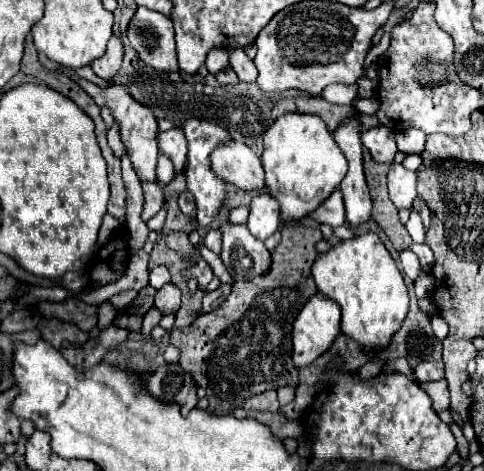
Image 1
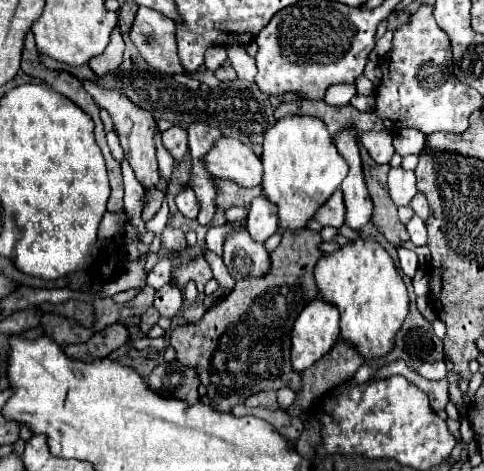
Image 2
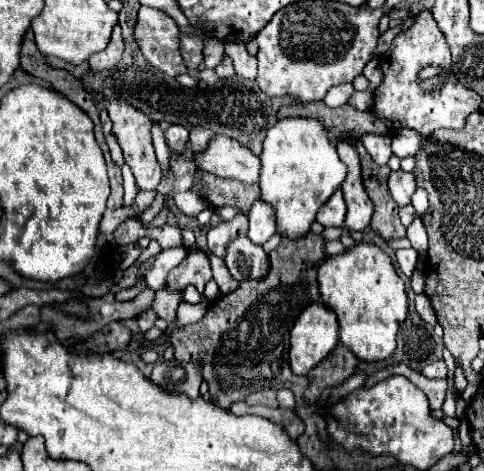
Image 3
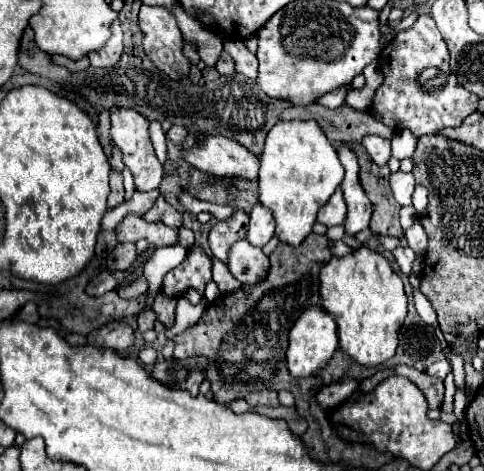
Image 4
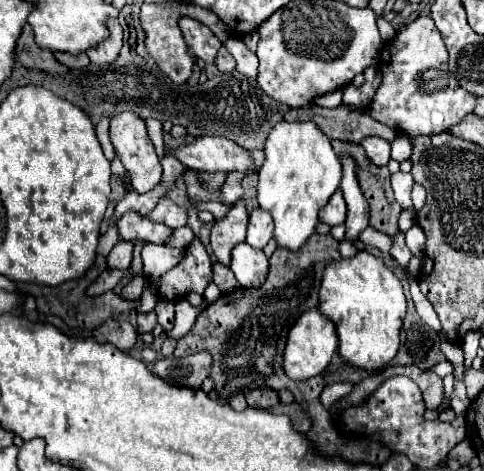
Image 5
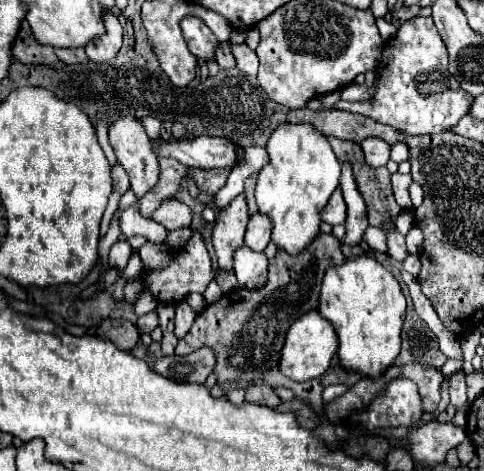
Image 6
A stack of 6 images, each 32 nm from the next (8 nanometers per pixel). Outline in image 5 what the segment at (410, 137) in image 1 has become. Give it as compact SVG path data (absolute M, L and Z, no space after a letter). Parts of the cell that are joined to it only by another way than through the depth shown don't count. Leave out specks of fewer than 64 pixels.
M402 132L394 142L392 142L392 158L402 162L402 160L408 160L410 154L412 154L412 144L410 144L410 134Z

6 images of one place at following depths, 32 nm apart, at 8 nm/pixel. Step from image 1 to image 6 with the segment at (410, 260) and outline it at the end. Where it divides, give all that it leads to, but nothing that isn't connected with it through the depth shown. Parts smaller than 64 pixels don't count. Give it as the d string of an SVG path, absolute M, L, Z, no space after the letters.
M390 230L390 232L386 232L386 236L388 236L388 254L394 256L398 262L404 262L410 256L404 236L398 230Z

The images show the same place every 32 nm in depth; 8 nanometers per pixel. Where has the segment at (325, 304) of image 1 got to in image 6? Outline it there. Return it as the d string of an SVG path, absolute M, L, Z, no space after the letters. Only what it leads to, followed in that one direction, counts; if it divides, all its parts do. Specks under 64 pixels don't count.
M318 310L306 312L288 330L288 336L284 342L284 352L280 354L280 370L284 370L286 376L296 382L306 382L306 380L318 378L328 370L330 360L336 354L336 350L338 350L338 336L336 336L332 324L326 318L322 318L318 314Z

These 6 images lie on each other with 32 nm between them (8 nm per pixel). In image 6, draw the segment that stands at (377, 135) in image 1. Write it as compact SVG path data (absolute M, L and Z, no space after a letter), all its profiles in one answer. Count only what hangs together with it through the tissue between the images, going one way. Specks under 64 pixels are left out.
M366 138L360 146L364 150L366 162L374 168L386 166L386 162L390 160L390 144L380 140L380 138Z

